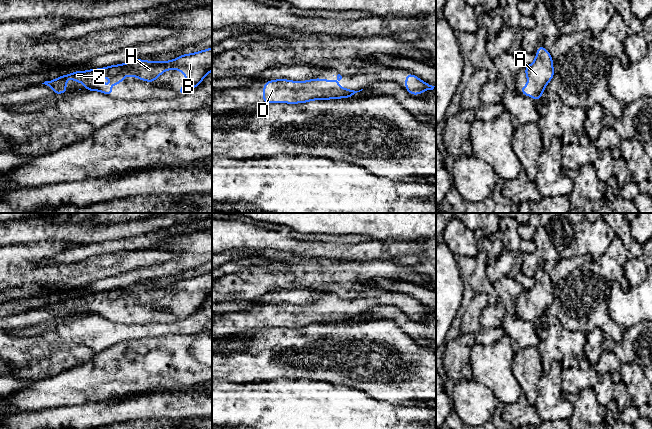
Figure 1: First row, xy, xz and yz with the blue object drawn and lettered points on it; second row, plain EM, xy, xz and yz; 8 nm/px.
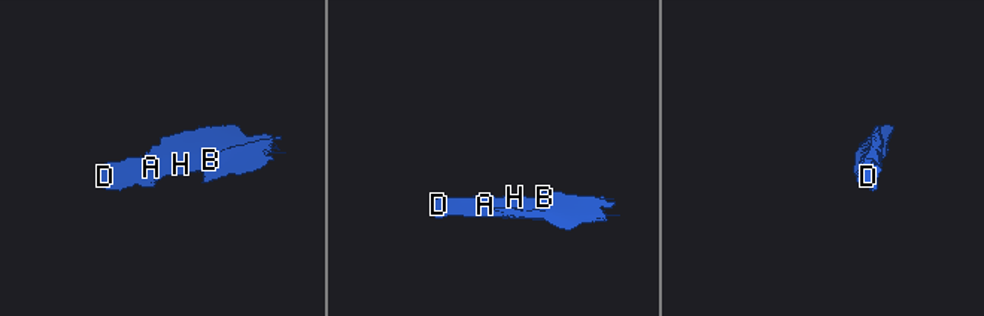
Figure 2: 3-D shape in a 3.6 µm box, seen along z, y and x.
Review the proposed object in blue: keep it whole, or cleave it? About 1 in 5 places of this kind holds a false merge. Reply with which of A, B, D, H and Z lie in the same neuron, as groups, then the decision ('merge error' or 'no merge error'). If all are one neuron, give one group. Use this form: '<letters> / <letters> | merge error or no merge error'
A B D H Z | no merge error

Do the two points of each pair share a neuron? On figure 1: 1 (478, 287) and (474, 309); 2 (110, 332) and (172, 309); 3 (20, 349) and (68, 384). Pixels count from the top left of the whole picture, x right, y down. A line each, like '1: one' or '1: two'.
1: two
2: two
3: two

